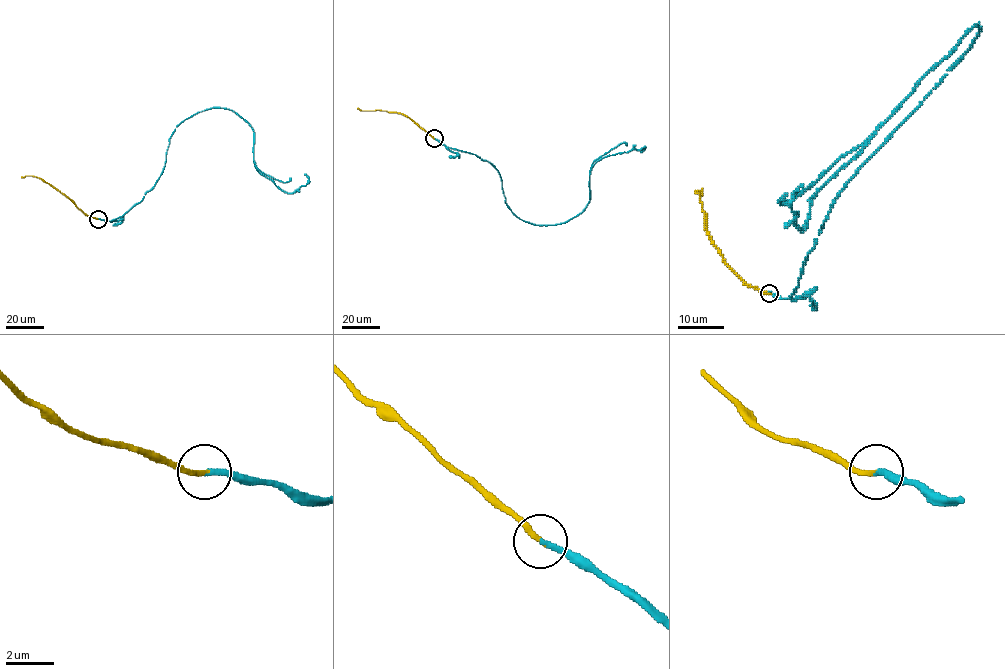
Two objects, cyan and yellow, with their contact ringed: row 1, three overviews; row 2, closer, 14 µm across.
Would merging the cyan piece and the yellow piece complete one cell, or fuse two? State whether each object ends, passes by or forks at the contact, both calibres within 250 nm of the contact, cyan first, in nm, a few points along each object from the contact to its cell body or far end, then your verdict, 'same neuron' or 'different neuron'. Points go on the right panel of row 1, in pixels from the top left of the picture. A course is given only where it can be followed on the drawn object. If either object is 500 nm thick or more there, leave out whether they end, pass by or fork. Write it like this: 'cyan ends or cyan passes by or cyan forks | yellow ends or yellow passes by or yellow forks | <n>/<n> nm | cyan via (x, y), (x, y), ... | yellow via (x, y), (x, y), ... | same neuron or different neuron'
cyan ends | yellow ends | 200/240 nm | cyan via (769, 293), (788, 298), (847, 181), (969, 49), (979, 23), (814, 195), (802, 230), (791, 204), (803, 183) | yellow via (769, 293), (746, 284), (724, 262), (708, 235), (700, 202), (703, 189), (695, 193) | same neuron

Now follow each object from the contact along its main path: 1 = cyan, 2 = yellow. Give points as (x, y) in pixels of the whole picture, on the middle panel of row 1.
1: (434, 138), (489, 162), (512, 212), (534, 224), (579, 214), (597, 161), (644, 147), (640, 152)
2: (434, 138), (400, 113), (358, 108)

